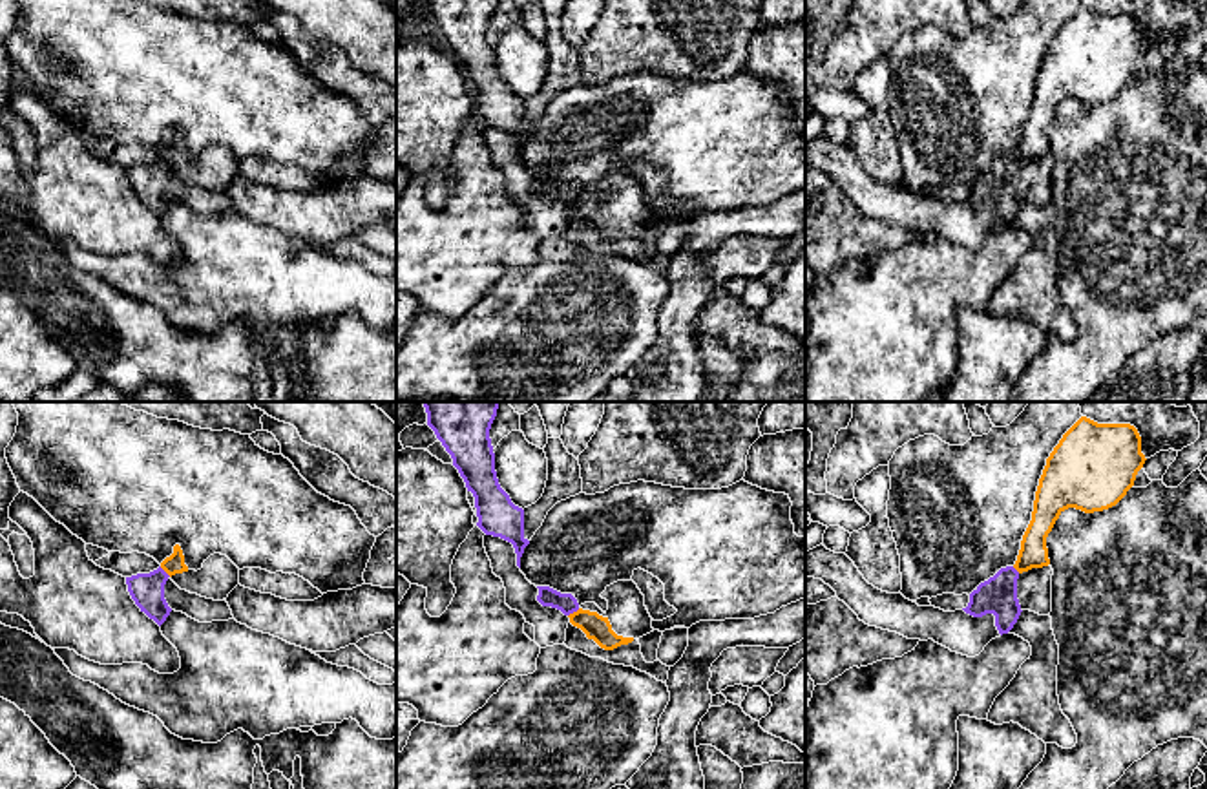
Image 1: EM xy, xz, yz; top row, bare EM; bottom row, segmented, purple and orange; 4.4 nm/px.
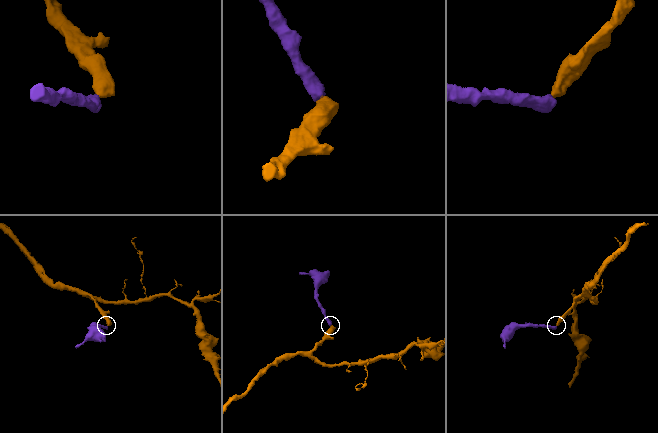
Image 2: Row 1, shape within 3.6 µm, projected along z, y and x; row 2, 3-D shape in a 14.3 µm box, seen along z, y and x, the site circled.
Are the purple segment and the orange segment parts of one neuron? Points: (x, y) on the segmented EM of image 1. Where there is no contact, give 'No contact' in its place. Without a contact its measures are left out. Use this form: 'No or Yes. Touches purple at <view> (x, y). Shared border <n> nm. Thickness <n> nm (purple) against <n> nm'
No. Touches purple at xz (574, 610). Shared border 70 nm. Thickness 90 nm (purple) against 120 nm

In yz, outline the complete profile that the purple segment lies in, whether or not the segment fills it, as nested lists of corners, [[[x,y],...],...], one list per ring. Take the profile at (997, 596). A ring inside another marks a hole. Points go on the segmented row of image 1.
[[[1050,564],[1023,573],[1013,566],[1001,568],[970,594],[970,603],[962,610],[973,617],[993,614],[999,634],[1008,634],[1023,610],[1050,615],[1052,575]]]

